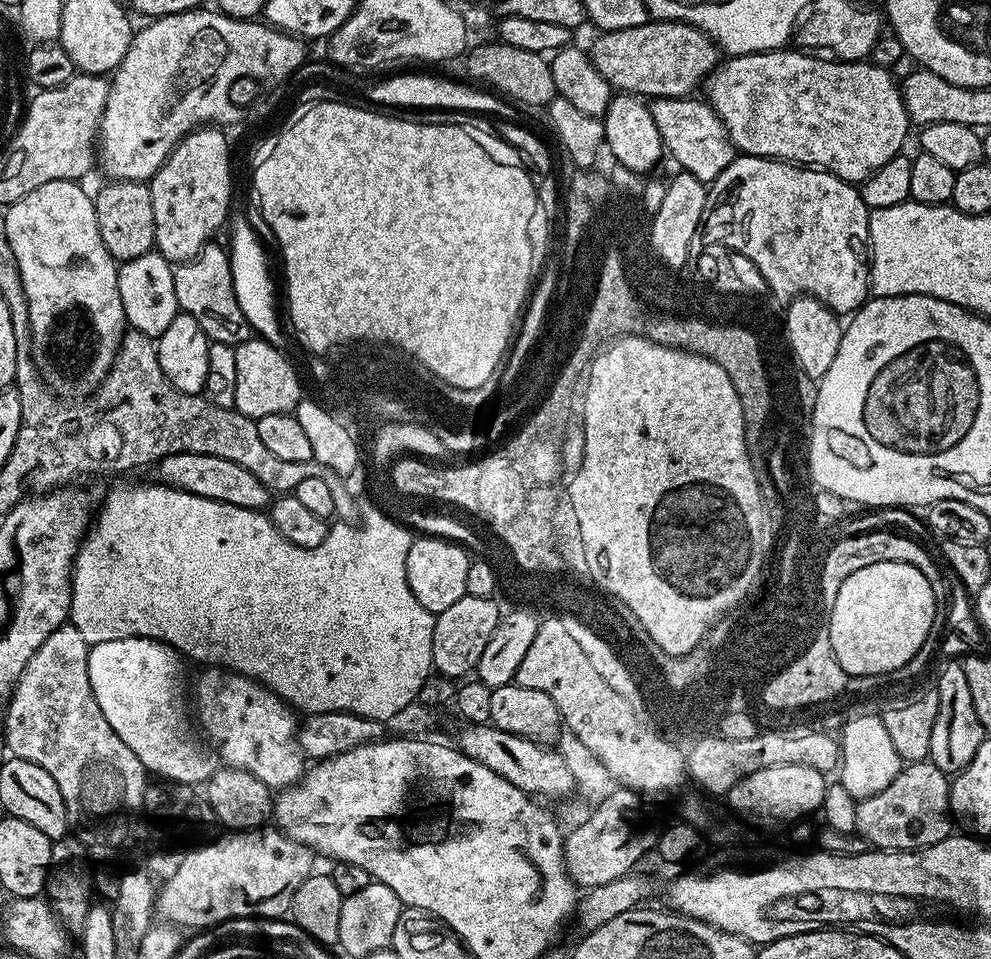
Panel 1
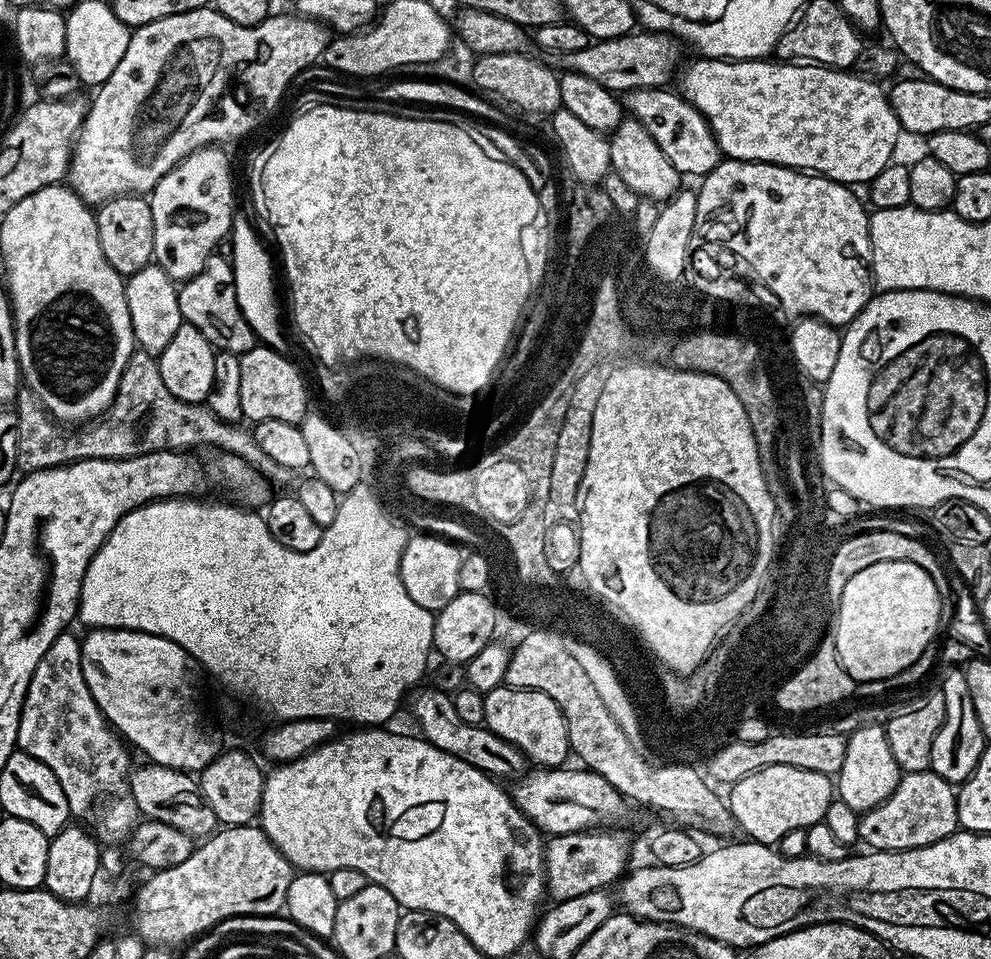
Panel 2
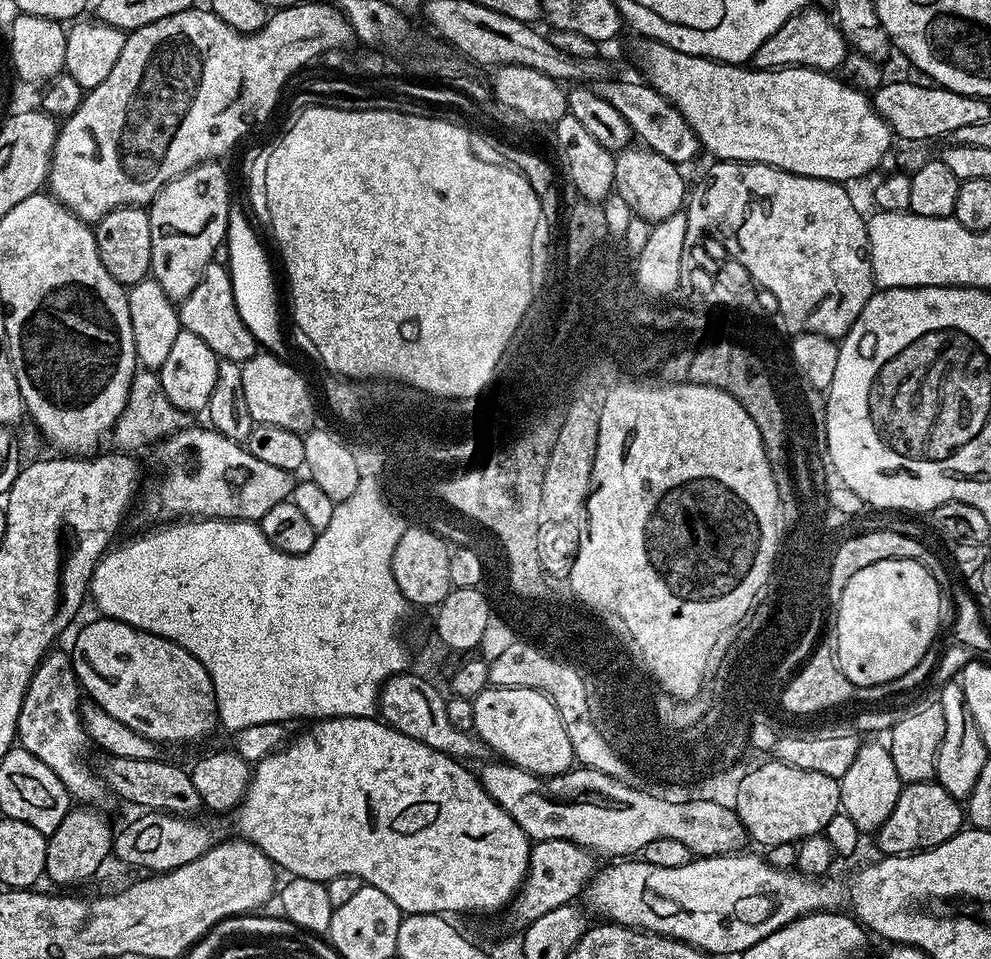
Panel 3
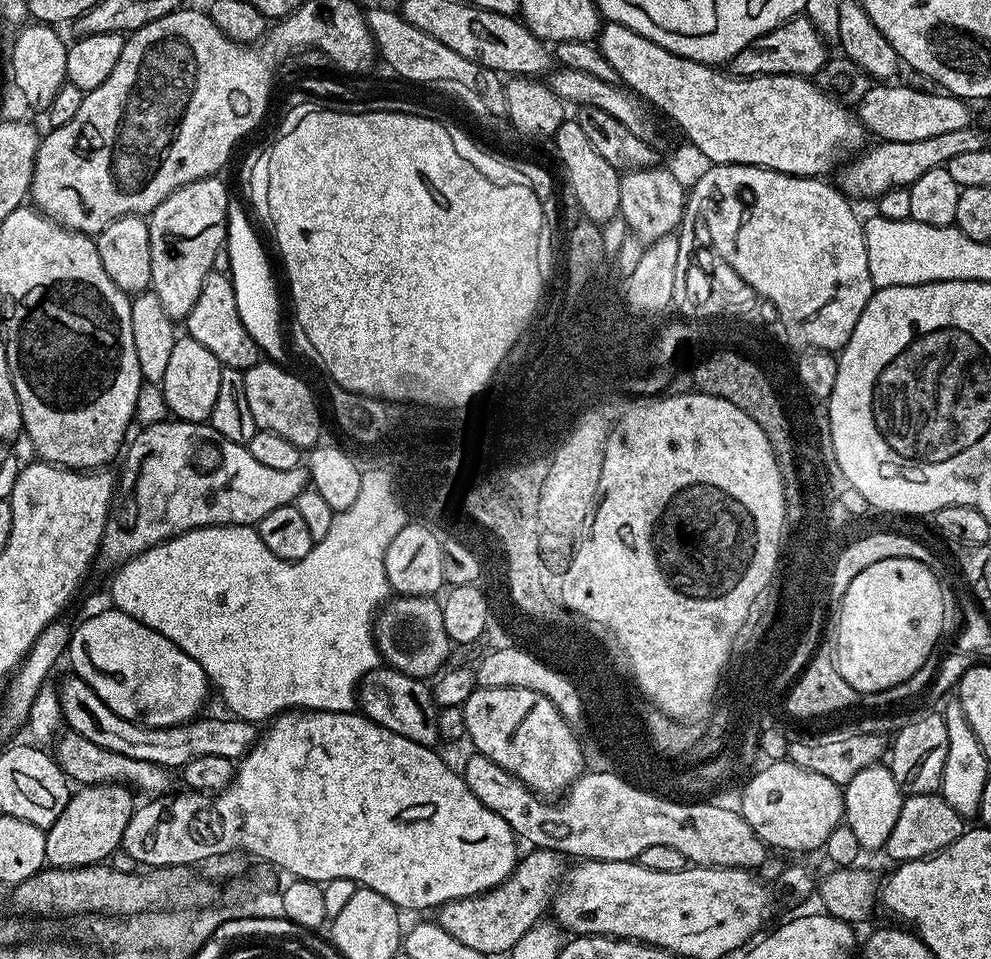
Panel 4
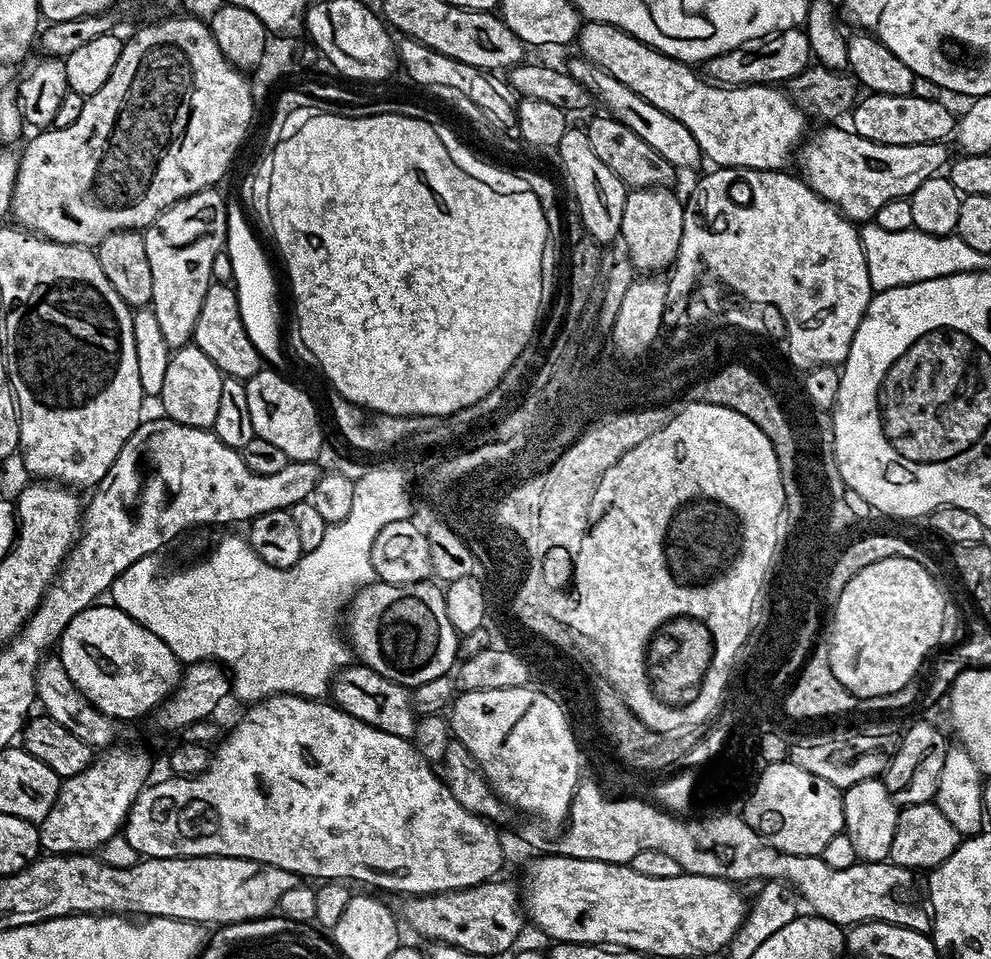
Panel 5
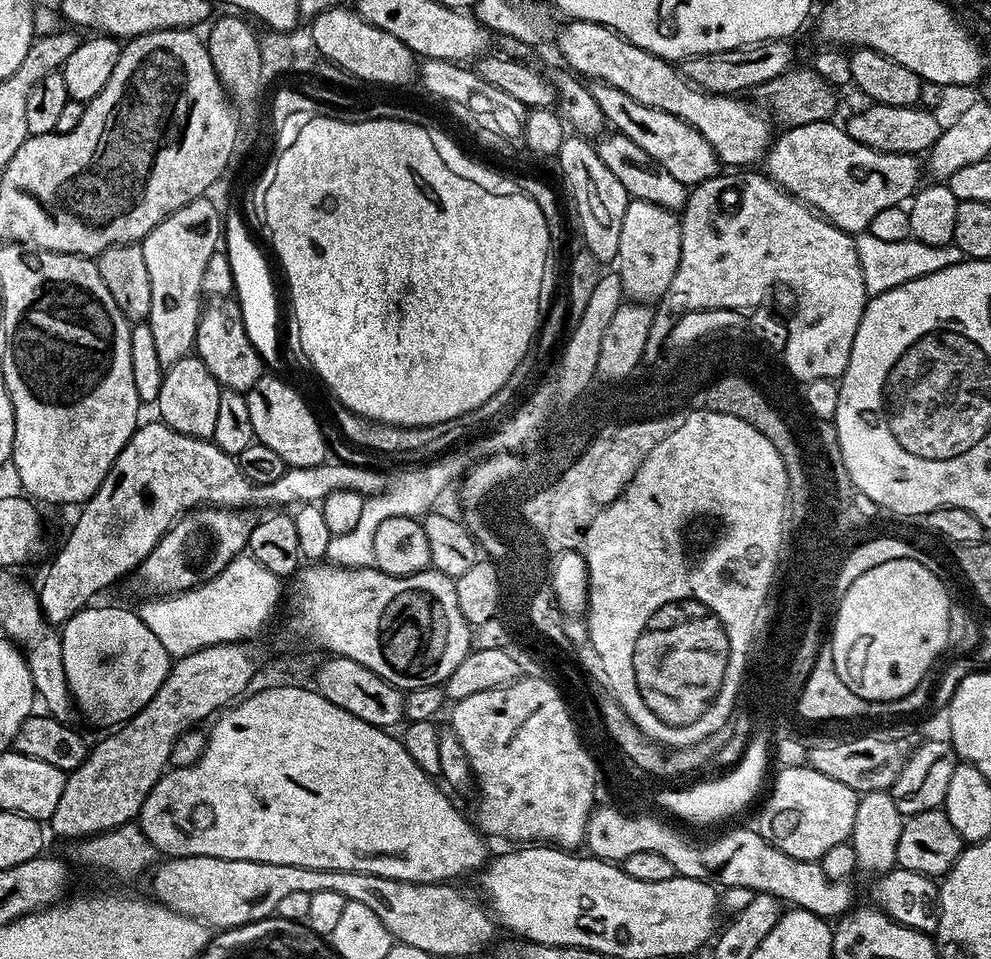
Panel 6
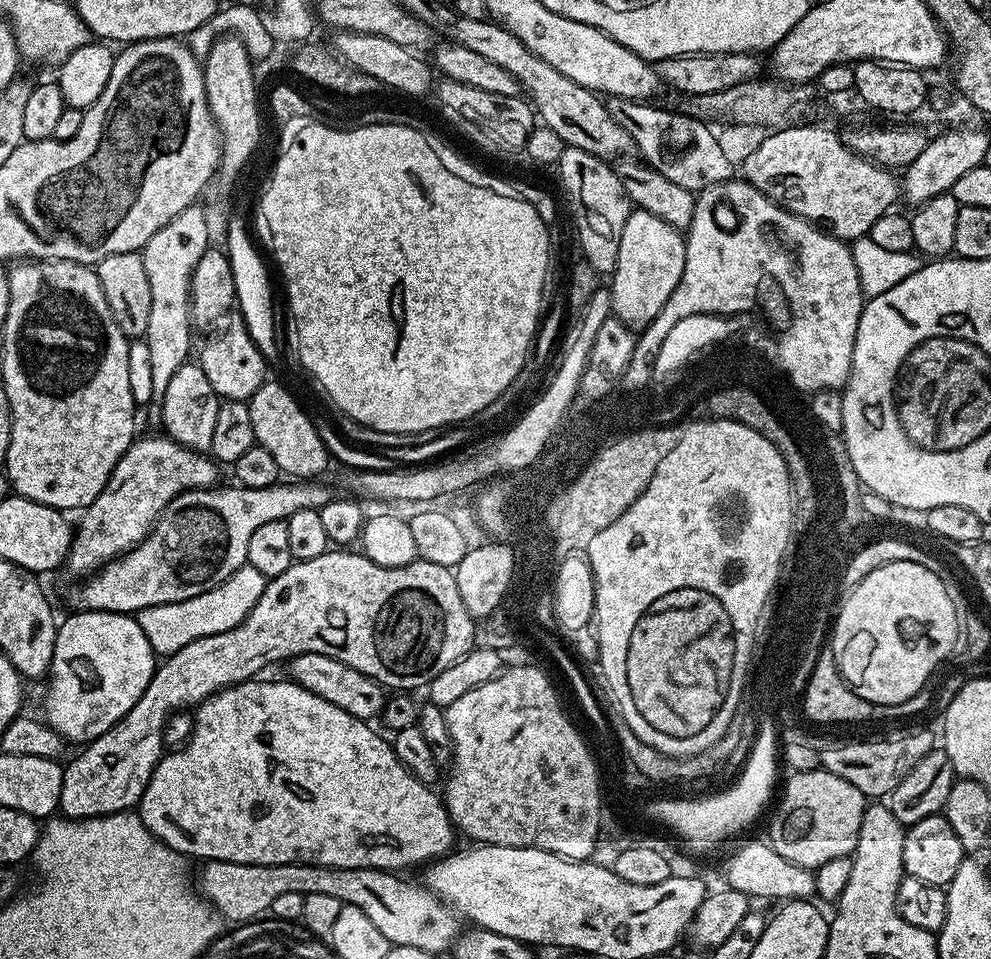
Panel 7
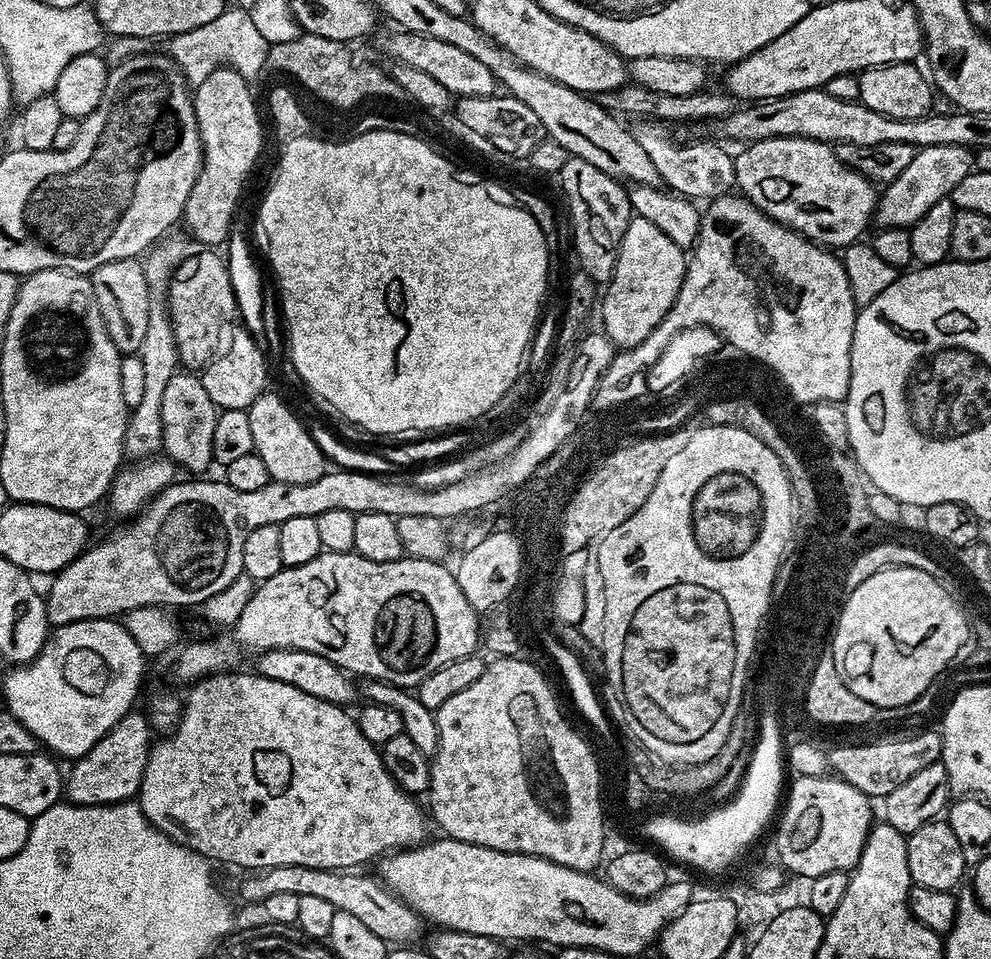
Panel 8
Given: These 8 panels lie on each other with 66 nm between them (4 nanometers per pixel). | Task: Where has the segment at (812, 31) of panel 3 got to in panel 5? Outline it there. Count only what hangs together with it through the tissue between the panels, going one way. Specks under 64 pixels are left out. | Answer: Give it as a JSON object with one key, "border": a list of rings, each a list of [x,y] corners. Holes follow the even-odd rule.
{"border":[[[803,27],[787,28],[781,32],[771,32],[762,38],[750,38],[734,50],[726,50],[714,58],[703,61],[702,75],[713,84],[723,84],[725,88],[737,88],[747,84],[783,85],[802,74],[813,63],[808,36]]]}

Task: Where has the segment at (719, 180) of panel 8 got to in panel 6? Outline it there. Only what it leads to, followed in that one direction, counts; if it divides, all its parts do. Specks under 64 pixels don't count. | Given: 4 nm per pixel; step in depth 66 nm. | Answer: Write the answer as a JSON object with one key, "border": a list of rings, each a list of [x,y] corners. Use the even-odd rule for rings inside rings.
{"border":[[[593,83],[590,91],[594,102],[598,102],[598,110],[602,110],[605,121],[615,131],[630,138],[630,142],[642,146],[642,150],[646,150],[646,154],[650,154],[650,158],[654,158],[662,170],[667,170],[674,178],[678,178],[678,182],[695,186],[721,175],[722,165],[710,142],[706,142],[706,138],[702,138],[702,134],[682,118],[666,114],[666,110],[642,106],[642,102],[634,102],[630,94],[622,94],[622,90],[609,84]]]}

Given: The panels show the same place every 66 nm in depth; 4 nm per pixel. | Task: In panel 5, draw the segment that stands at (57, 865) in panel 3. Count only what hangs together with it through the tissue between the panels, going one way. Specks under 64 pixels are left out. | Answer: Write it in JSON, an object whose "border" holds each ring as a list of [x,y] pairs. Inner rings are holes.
{"border":[[[113,746],[107,750],[101,751],[99,755],[93,759],[90,766],[82,772],[82,774],[74,774],[67,777],[60,785],[60,793],[54,802],[54,806],[50,806],[50,814],[46,814],[44,820],[39,821],[38,827],[40,829],[40,847],[48,854],[92,854],[97,850],[103,849],[104,844],[110,838],[114,838],[123,829],[128,822],[128,815],[134,806],[134,802],[139,800],[141,792],[144,791],[146,785],[149,783],[150,777],[148,775],[152,772],[152,760],[140,748],[120,748],[121,746]]]}

